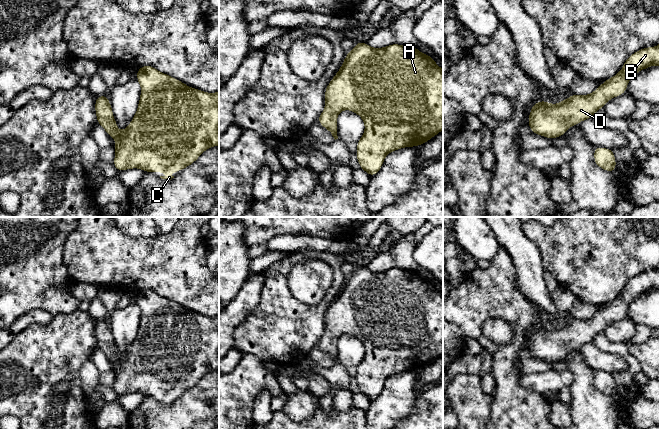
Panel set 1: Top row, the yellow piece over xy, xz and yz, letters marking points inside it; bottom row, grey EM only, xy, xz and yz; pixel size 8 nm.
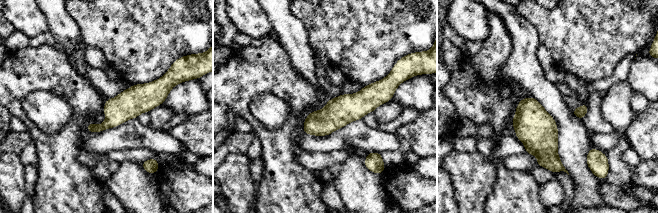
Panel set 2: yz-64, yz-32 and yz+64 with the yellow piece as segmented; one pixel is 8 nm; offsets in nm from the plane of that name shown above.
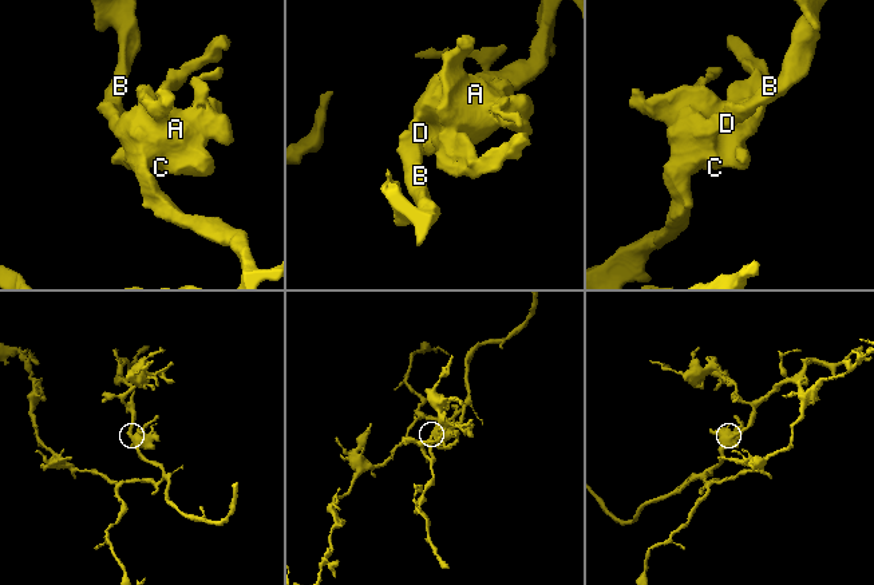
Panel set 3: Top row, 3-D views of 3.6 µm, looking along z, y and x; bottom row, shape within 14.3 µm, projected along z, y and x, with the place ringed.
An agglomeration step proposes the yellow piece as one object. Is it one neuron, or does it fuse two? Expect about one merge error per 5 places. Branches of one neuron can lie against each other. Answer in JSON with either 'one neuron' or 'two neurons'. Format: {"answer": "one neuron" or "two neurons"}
{"answer": "one neuron"}

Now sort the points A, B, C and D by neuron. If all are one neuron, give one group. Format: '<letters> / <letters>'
A B C D

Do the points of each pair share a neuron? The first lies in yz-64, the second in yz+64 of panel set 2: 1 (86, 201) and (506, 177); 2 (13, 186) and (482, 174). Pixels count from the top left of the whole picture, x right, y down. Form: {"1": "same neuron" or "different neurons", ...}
{"1": "same neuron", "2": "same neuron"}

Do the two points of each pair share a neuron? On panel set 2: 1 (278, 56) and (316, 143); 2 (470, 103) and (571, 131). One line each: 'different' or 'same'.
1: different
2: different

